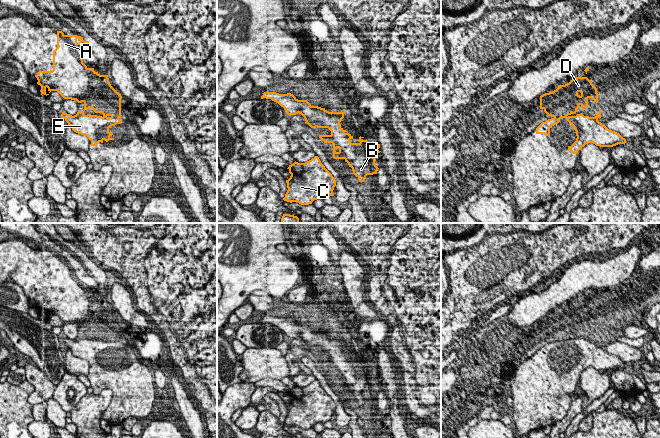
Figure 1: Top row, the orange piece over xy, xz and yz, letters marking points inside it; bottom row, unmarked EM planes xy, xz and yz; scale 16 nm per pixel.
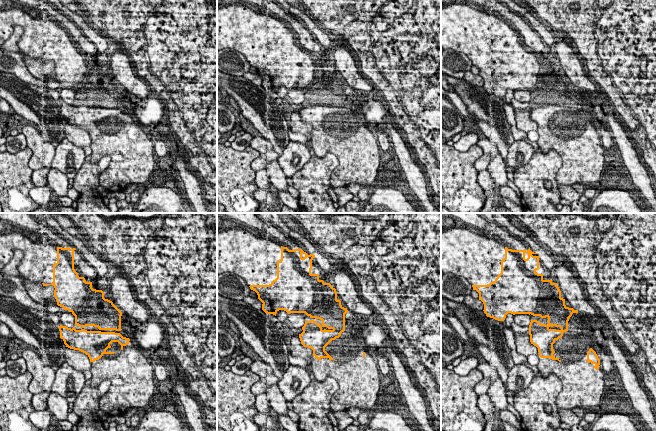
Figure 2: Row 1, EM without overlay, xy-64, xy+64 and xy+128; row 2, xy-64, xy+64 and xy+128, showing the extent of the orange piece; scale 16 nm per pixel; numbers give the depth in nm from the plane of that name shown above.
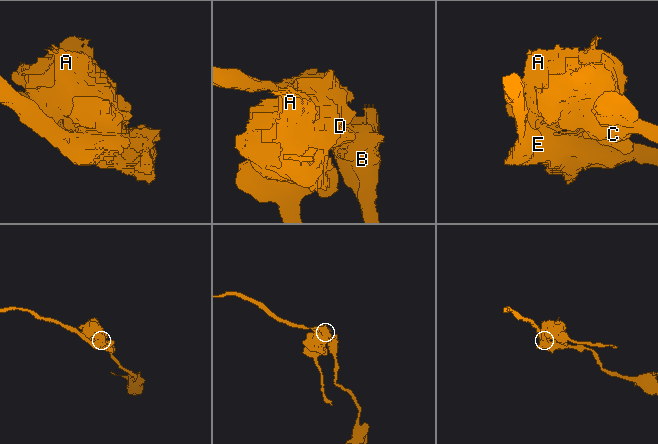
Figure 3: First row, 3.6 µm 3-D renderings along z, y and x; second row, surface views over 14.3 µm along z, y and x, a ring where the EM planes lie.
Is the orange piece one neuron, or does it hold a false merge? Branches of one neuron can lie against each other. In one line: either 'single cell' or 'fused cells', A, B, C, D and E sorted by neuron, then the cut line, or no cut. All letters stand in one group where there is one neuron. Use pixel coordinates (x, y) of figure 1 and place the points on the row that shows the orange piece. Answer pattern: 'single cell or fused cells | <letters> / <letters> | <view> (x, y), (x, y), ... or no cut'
fused cells | A C D / B E | yz (554, 116), (566, 117)

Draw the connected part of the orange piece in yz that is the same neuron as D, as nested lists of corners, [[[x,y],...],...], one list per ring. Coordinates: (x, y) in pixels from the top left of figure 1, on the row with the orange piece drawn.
[[[575,77],[565,85],[559,85],[553,92],[540,96],[540,109],[551,117],[567,117],[576,114],[581,105],[588,108],[588,99],[598,103],[597,88],[587,77]]]

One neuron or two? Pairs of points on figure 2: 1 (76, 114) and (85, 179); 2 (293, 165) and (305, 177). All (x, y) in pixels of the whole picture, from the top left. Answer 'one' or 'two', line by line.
1: two
2: two

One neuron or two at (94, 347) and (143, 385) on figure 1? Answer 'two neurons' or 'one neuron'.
one neuron

